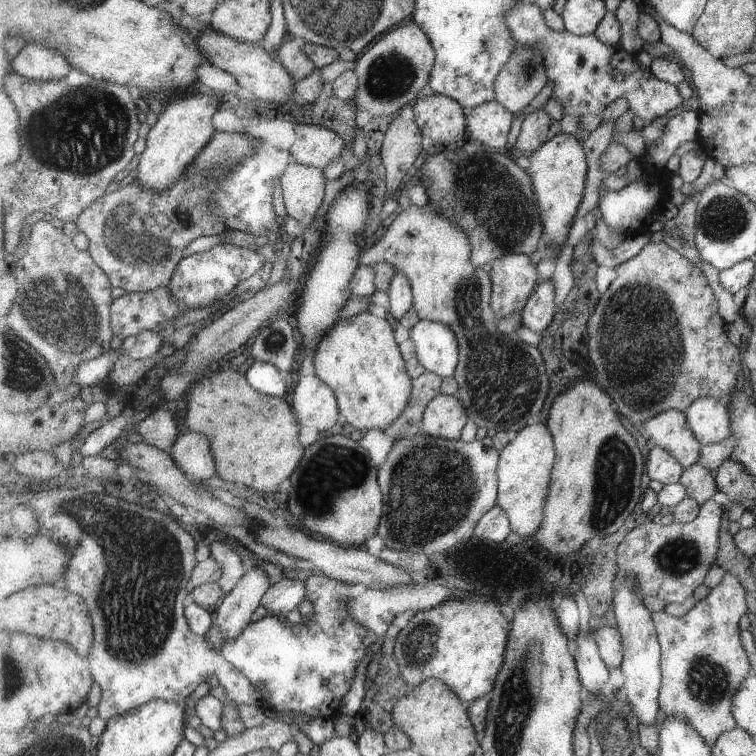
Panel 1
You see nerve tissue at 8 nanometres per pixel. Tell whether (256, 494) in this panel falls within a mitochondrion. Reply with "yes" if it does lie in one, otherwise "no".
no

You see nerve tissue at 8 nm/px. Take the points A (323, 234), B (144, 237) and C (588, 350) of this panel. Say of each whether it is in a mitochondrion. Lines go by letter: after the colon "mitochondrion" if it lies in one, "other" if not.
A: other
B: mitochondrion
C: other

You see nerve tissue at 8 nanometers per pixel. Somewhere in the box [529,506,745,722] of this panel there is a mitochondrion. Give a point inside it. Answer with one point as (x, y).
(708, 682)

